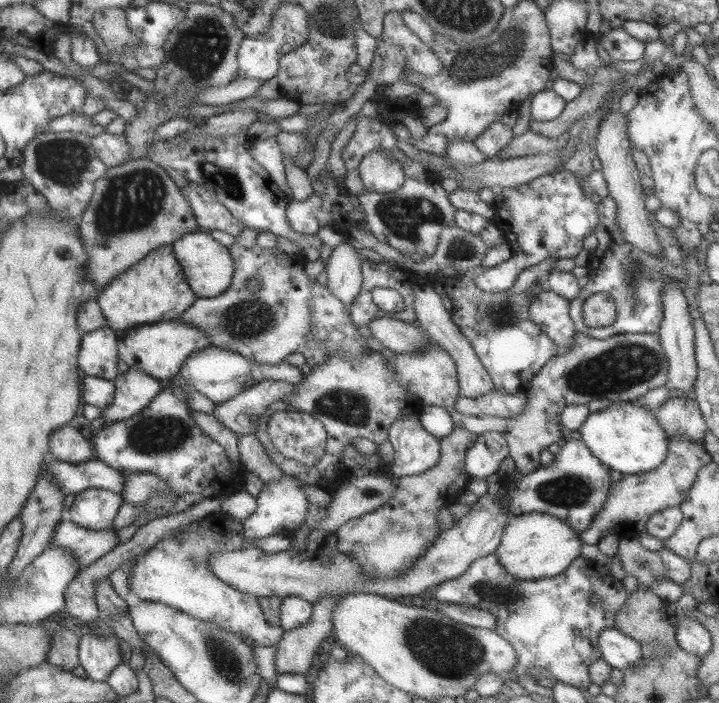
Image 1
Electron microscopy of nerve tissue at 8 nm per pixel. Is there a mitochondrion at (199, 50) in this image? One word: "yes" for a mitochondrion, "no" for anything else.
yes

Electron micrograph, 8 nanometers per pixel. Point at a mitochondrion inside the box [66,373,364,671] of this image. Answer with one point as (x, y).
(154, 434)

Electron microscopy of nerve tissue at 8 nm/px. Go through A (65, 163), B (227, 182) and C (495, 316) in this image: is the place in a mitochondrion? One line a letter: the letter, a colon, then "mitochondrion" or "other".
A: mitochondrion
B: mitochondrion
C: mitochondrion

